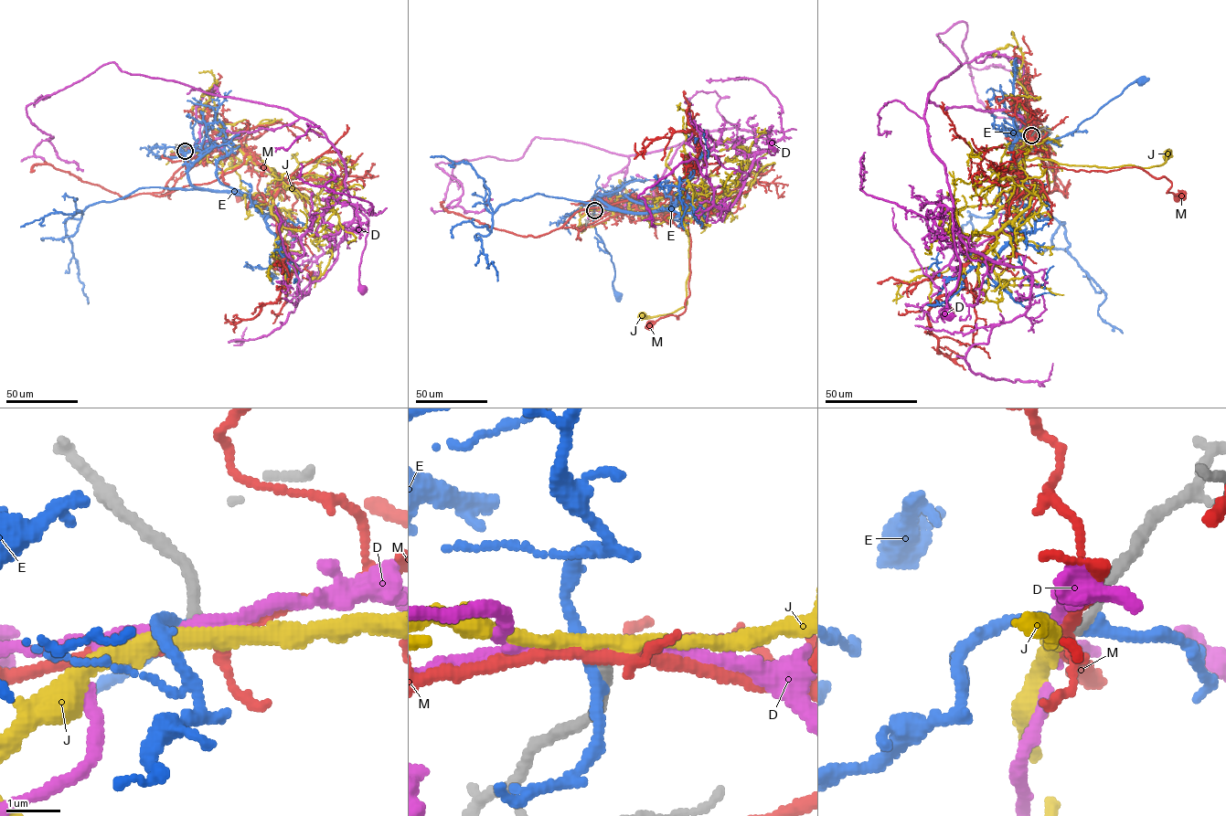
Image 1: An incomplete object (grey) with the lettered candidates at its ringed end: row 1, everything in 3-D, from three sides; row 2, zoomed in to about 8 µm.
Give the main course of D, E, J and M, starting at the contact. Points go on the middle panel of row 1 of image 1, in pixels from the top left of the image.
D: (594, 210), (649, 202), (676, 149), (700, 131), (735, 127), (759, 149), (773, 154), (773, 145)
E: (594, 211), (596, 196), (592, 225), (611, 256), (614, 270), (612, 286), (619, 295)
J: (594, 210), (627, 212), (658, 206), (681, 206), (689, 245), (687, 303), (671, 312), (642, 316)
M: (594, 210), (620, 215), (629, 209), (684, 205), (691, 244), (686, 310), (678, 318), (668, 315), (649, 327)

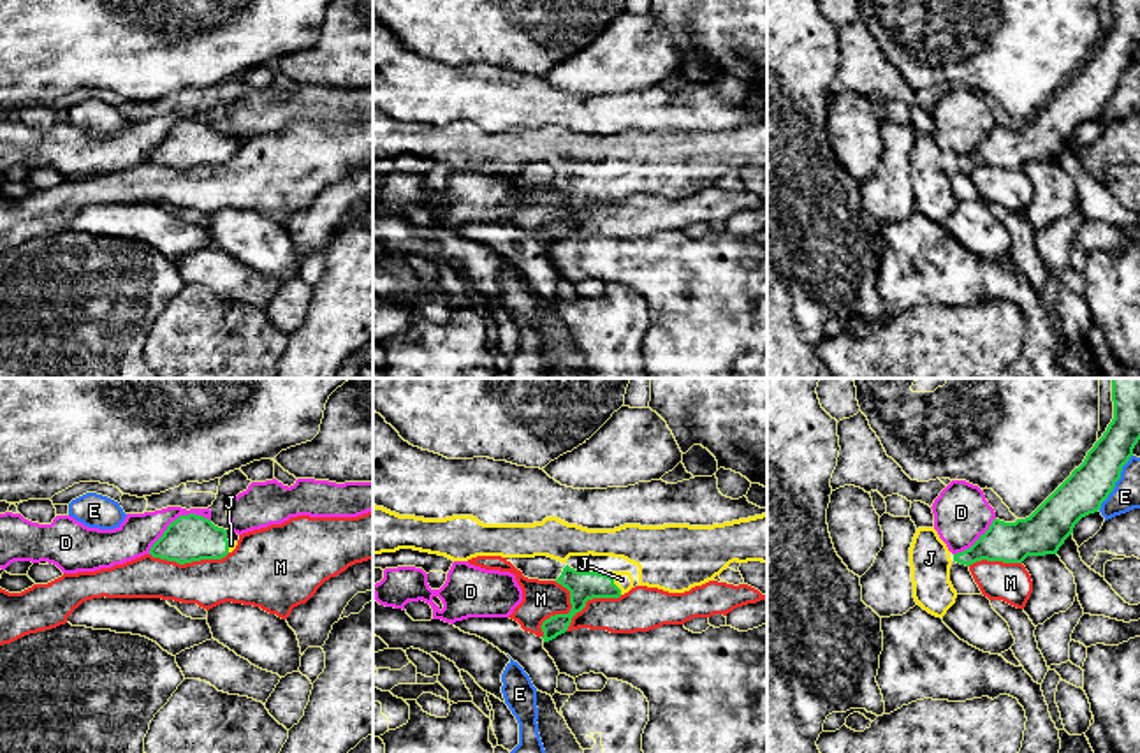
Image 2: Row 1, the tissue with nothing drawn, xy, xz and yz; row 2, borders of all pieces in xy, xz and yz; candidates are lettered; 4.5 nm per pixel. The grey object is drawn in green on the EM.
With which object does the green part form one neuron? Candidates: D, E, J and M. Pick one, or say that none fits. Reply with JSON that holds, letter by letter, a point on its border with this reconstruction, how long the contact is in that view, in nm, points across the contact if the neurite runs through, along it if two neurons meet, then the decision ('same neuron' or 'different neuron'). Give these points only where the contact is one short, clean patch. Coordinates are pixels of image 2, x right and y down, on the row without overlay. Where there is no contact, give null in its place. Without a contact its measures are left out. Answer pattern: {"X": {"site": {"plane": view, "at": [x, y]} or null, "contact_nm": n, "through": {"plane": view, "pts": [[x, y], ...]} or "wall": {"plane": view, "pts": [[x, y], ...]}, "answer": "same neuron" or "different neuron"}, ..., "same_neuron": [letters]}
{"D": {"site": {"plane": "xy", "at": [176, 125]}, "contact_nm": 320, "answer": "different neuron"}, "E": {"site": {"plane": "yz", "at": [1116, 87]}, "contact_nm": 300, "answer": "different neuron"}, "J": {"site": {"plane": "xz", "at": [613, 189]}, "contact_nm": 130, "through": {"plane": "xz", "pts": [[583, 192], [613, 189], [621, 185]]}, "answer": "same neuron"}, "M": {"site": {"plane": "xy", "at": [189, 168]}, "contact_nm": 360, "answer": "different neuron"}, "same_neuron": ["J"]}

